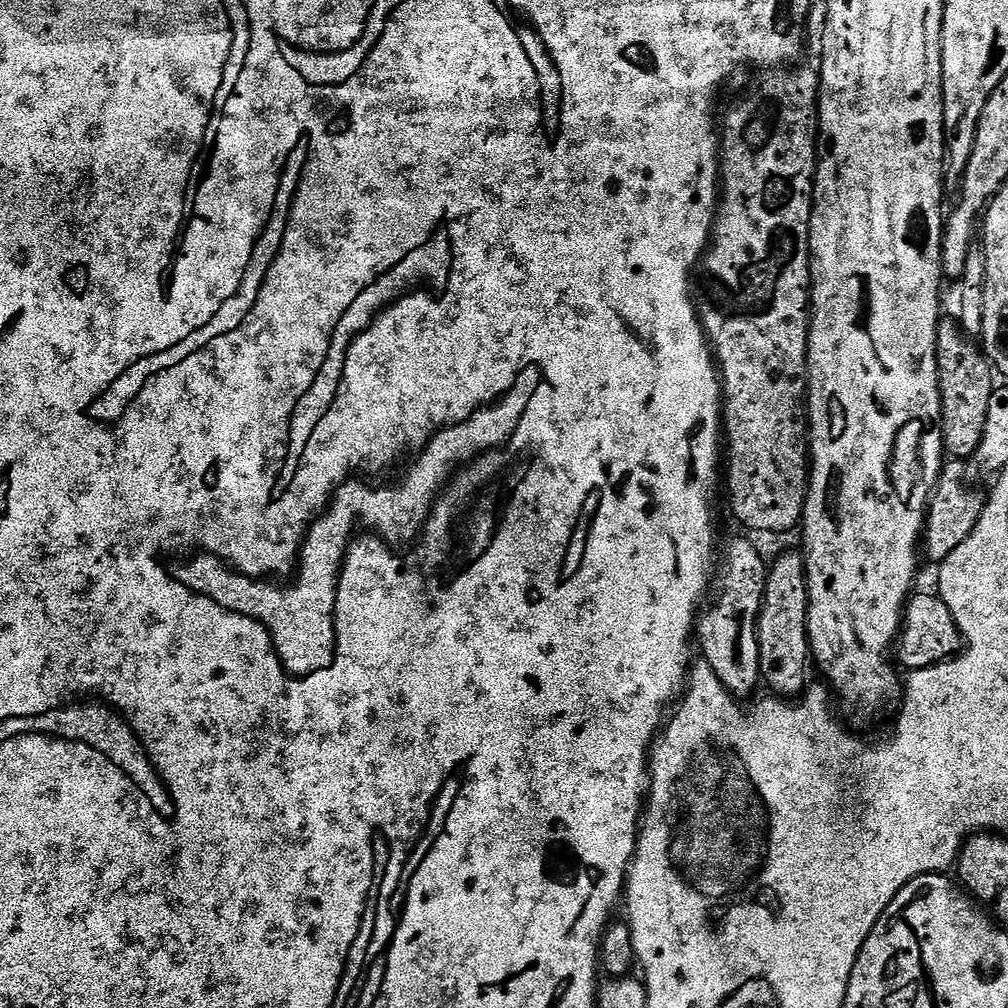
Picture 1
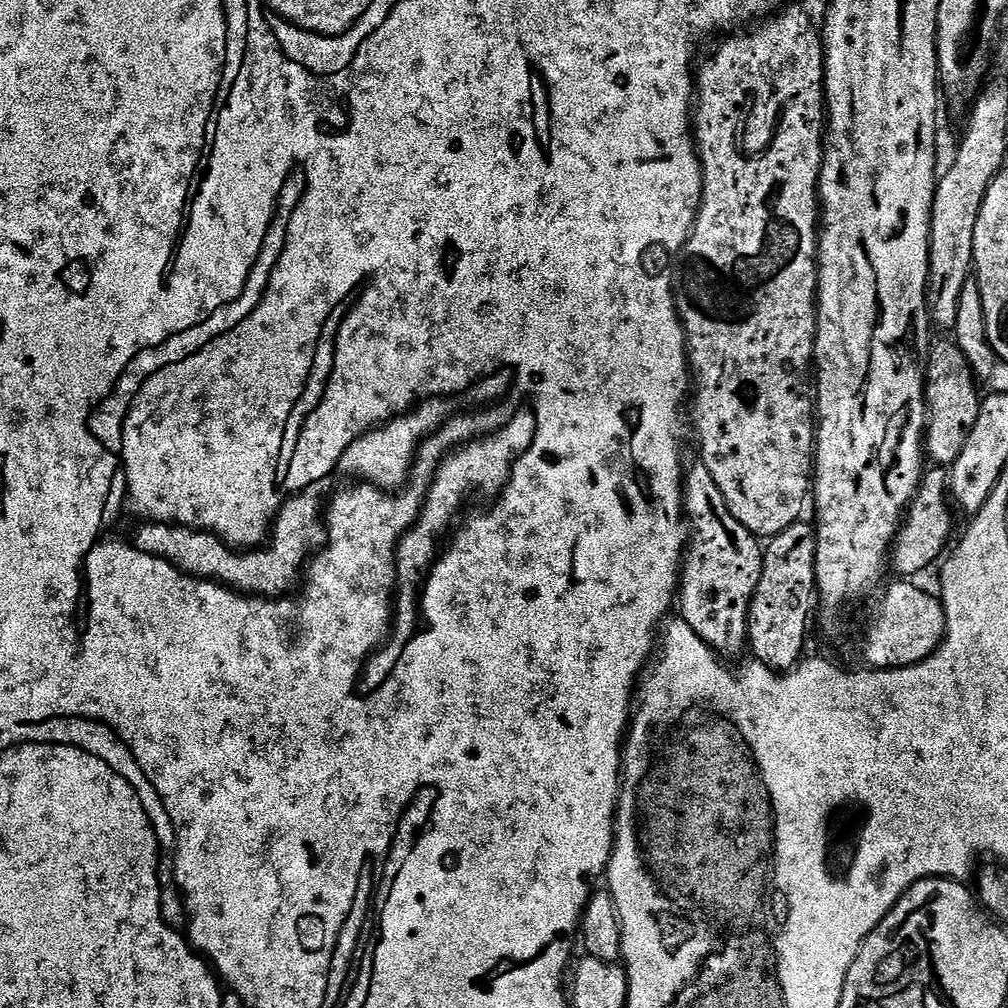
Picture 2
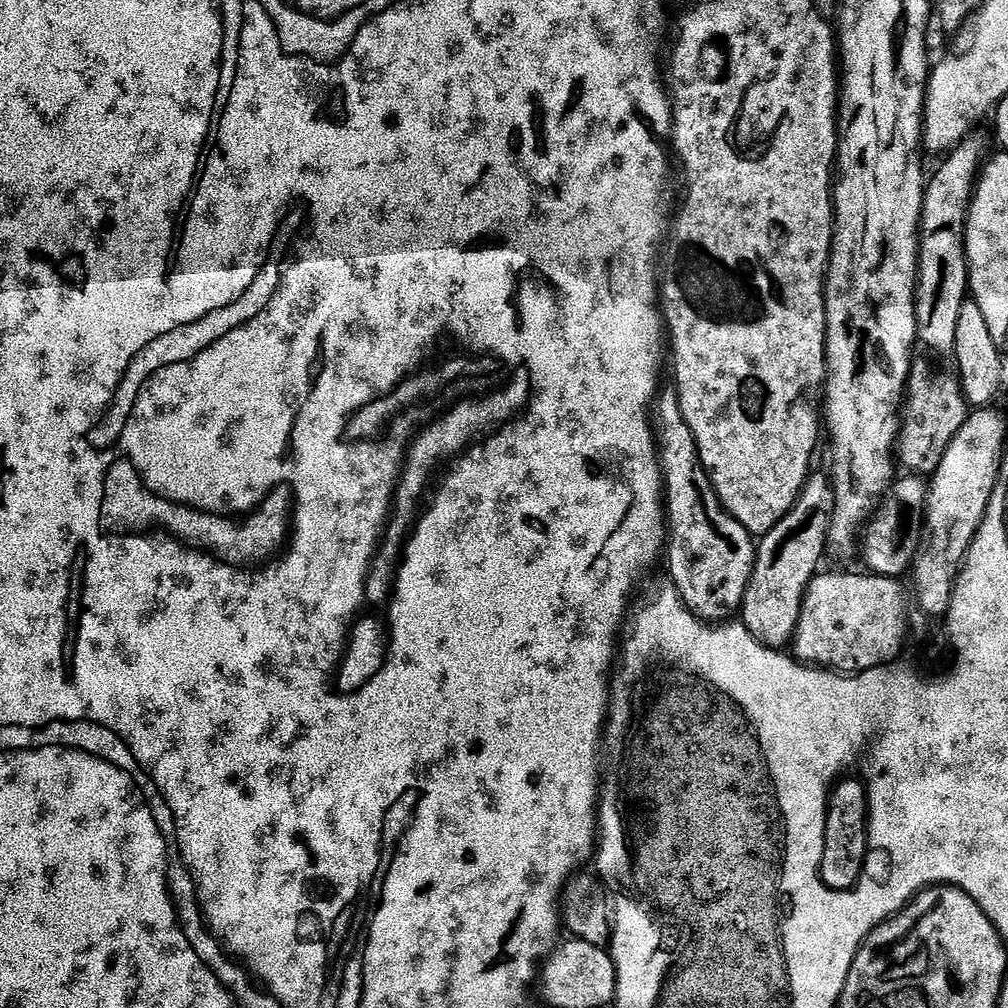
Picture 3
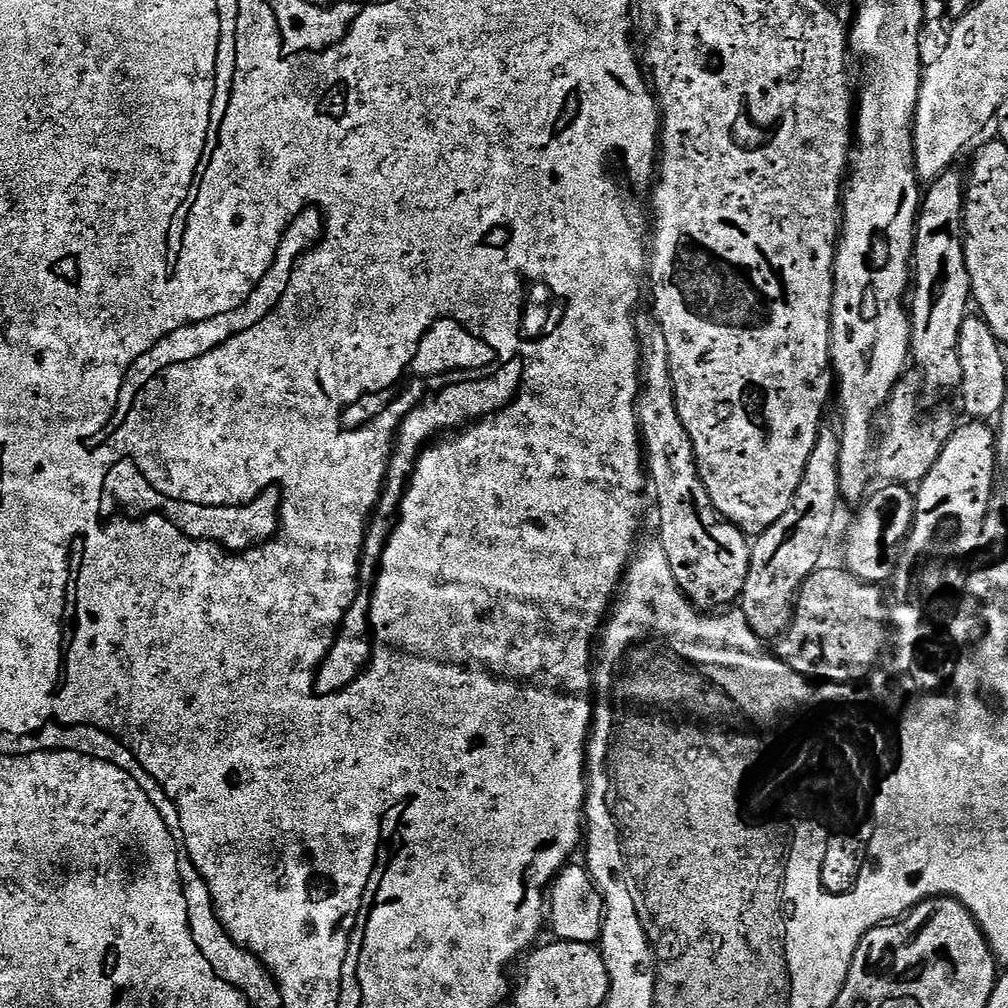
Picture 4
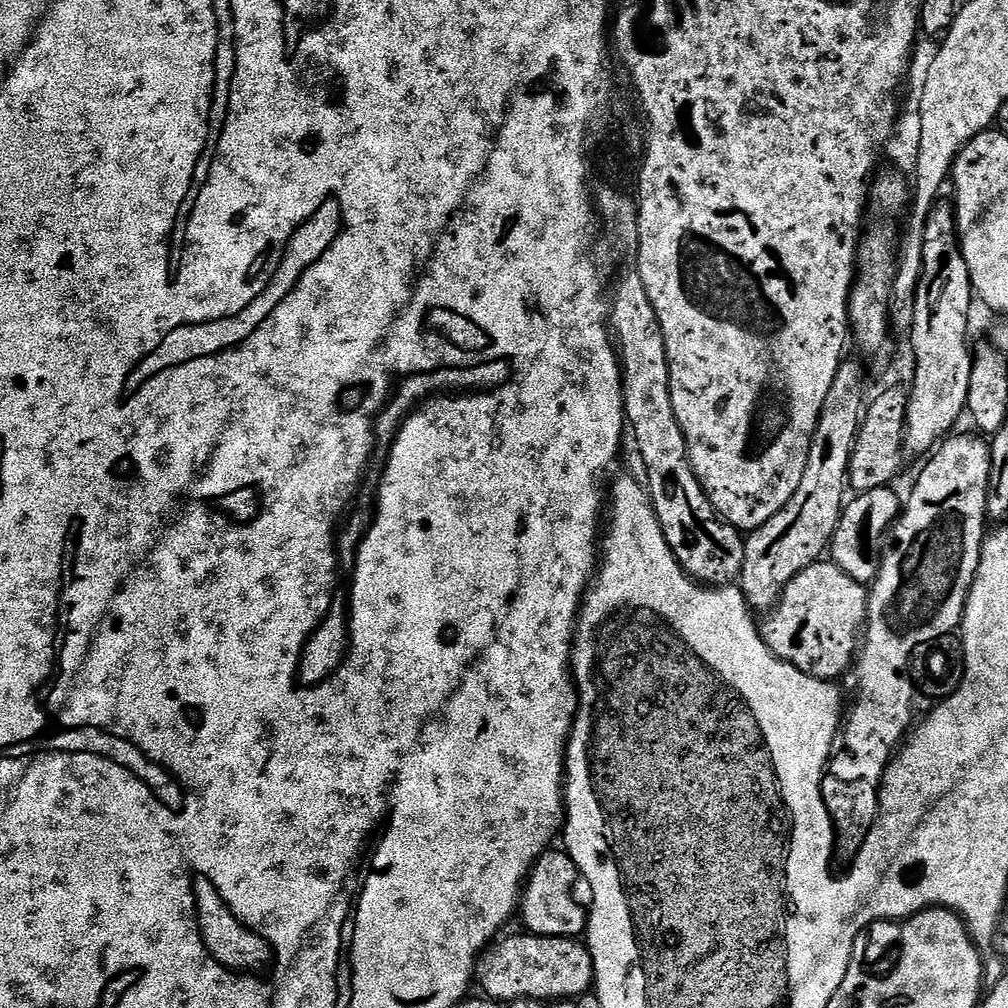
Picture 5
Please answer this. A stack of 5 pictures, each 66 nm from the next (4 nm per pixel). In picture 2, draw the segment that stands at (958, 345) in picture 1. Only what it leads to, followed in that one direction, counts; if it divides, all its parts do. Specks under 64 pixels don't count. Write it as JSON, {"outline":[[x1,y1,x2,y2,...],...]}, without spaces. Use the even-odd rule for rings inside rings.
{"outline":[[936,339,929,345,928,358,926,361,926,381,925,381,925,405,928,414,928,423,925,429,926,456,929,461,933,460,933,465,951,466,955,463,959,455,962,454,962,448,966,445,970,430,974,428,978,420,978,410,980,409,981,393,978,394,977,383,972,368,966,362,965,355,955,344,953,339]]}

